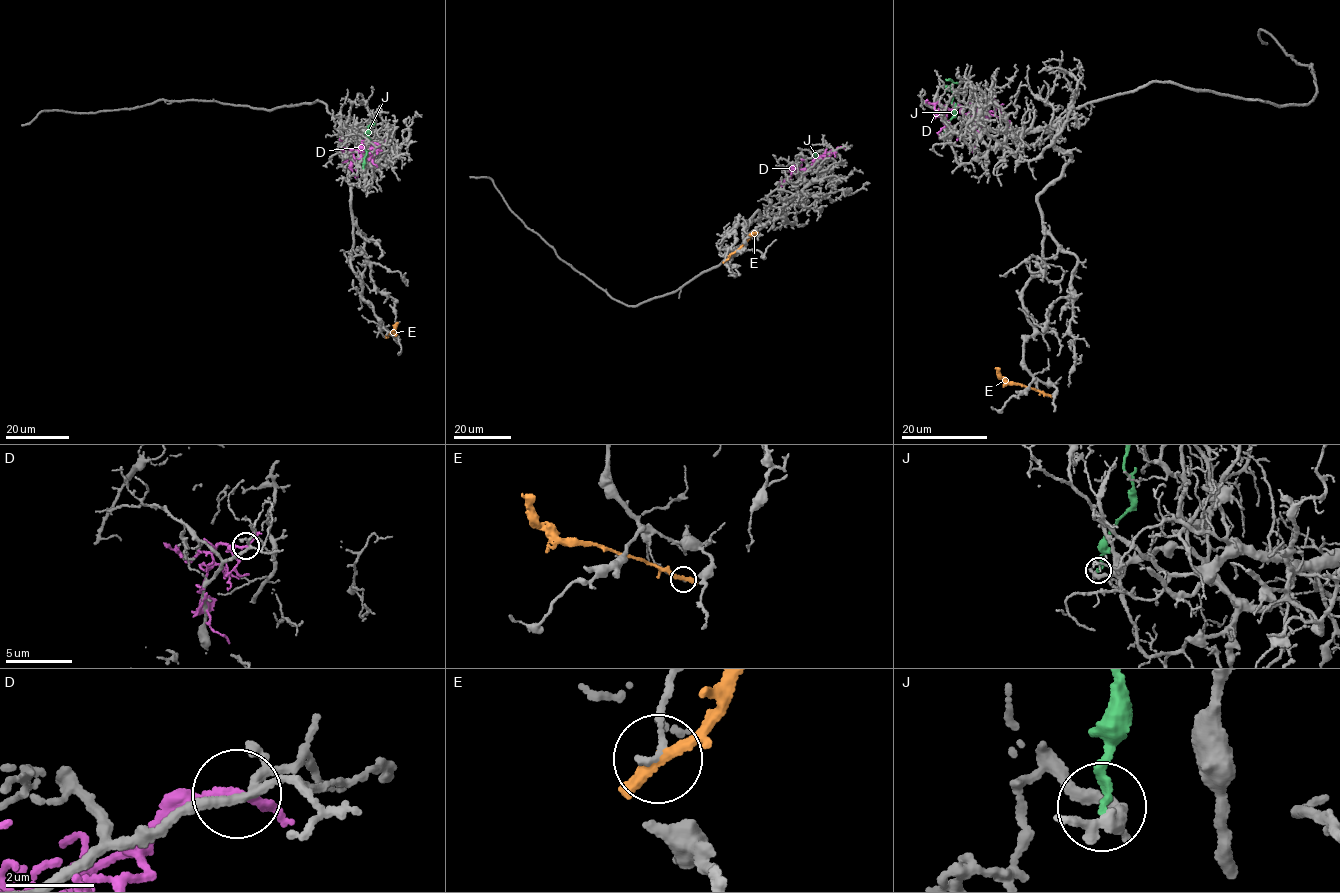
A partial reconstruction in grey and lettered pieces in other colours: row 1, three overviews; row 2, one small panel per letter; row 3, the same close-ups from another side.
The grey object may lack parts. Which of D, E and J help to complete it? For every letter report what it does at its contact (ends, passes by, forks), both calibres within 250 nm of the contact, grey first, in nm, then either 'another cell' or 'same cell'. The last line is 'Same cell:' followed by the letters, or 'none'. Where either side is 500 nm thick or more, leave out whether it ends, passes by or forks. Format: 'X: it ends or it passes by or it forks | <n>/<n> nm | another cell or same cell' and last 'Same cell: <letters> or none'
D: it passes by | 170/160 nm | another cell
E: it ends | 150/360 nm | another cell
J: it ends | 400/170 nm | another cell
Same cell: none

